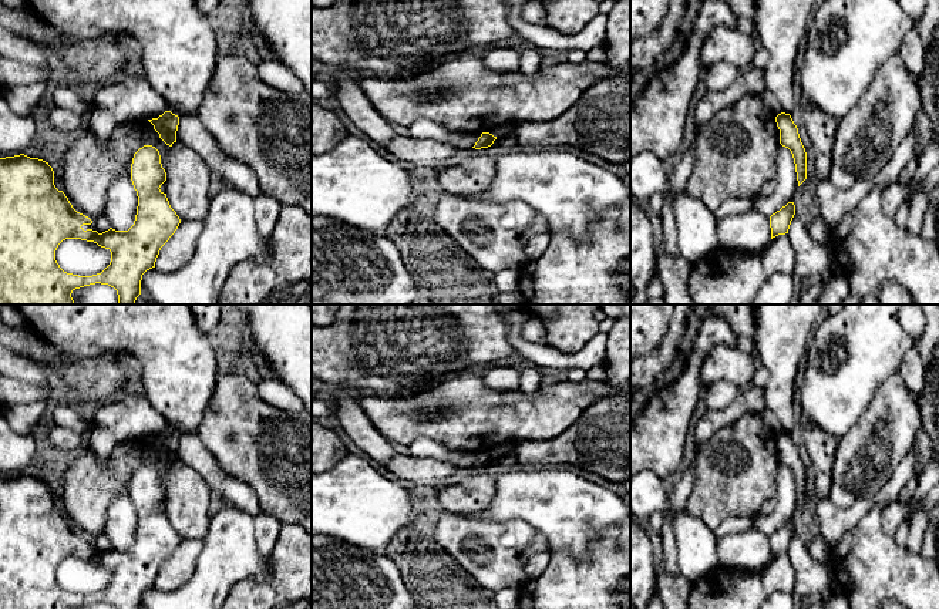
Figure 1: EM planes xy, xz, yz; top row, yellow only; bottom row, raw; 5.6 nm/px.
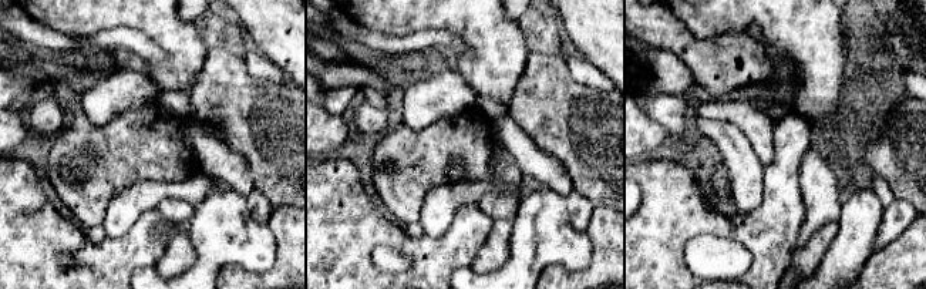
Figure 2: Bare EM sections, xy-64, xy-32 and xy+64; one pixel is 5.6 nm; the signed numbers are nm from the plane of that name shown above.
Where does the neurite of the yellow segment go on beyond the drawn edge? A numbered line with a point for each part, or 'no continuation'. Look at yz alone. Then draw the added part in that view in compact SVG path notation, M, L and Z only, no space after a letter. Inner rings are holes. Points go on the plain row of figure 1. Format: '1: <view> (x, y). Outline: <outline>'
no continuation

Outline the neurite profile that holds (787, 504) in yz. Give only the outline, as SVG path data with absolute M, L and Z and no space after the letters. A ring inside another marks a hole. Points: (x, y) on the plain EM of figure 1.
M780 462L777 477L777 507L773 514L754 517L753 526L765 535L771 535L788 521L794 521L798 514L798 499L792 472L788 467Z

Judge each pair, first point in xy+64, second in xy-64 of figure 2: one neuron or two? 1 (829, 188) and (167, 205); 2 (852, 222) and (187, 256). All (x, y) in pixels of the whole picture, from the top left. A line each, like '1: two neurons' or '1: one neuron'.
1: one neuron
2: two neurons

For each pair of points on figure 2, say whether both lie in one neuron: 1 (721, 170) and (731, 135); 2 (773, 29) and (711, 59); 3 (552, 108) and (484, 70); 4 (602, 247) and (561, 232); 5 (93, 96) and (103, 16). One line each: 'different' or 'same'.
1: different
2: different
3: different
4: different
5: different

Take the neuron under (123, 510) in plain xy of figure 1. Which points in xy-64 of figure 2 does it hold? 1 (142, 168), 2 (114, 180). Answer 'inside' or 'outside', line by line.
1: outside
2: outside

